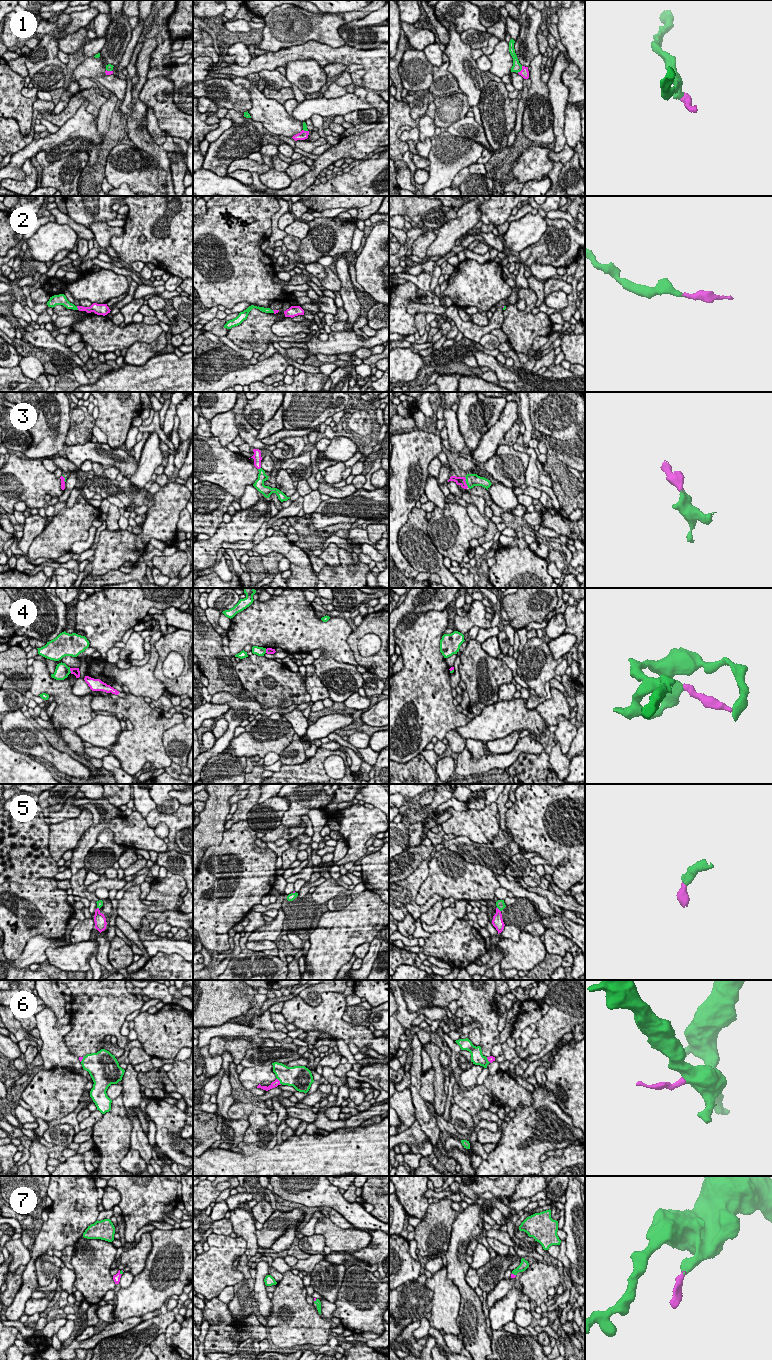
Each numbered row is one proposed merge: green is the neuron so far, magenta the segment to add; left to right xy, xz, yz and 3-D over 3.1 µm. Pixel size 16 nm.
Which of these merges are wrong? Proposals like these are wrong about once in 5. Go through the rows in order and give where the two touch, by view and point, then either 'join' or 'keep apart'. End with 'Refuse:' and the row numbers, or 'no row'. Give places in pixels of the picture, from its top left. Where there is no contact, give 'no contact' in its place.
1: contact yz (520, 70); join
2: contact xy (77, 308); join
3: contact yz (466, 482); join
4: contact xy (69, 670); keep apart
5: contact yz (498, 908); join
6: contact xz (279, 1080); join
7: contact xy (120, 1271); join
Refuse: 4

